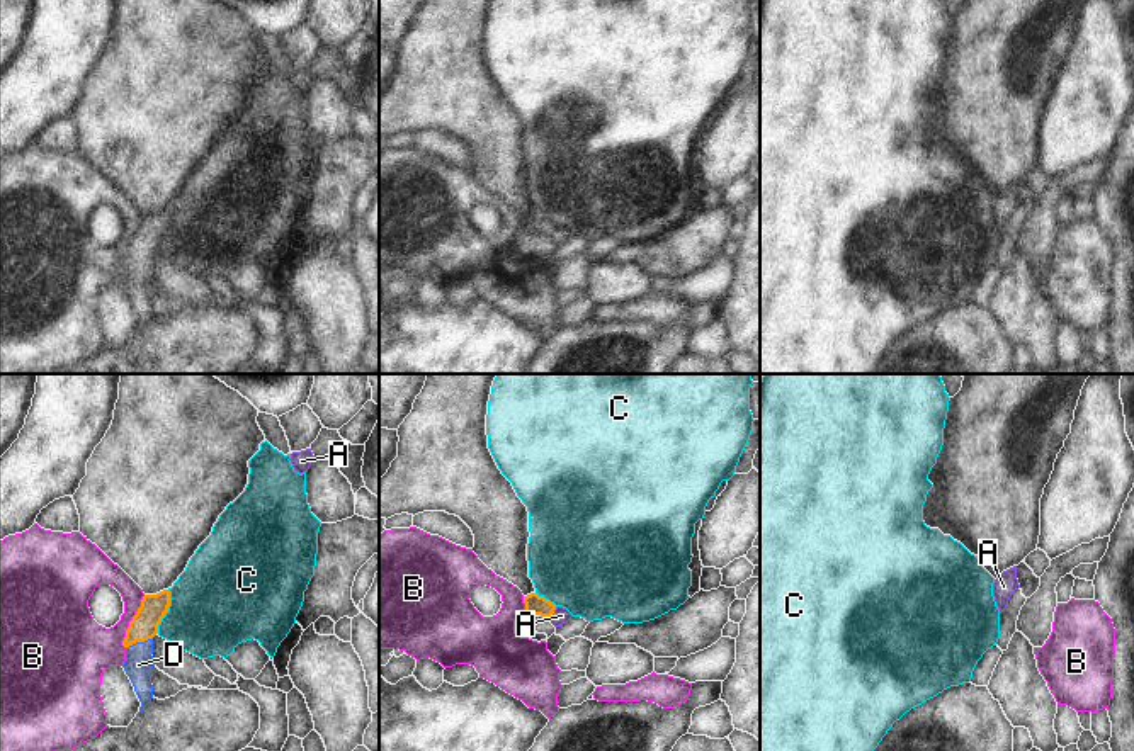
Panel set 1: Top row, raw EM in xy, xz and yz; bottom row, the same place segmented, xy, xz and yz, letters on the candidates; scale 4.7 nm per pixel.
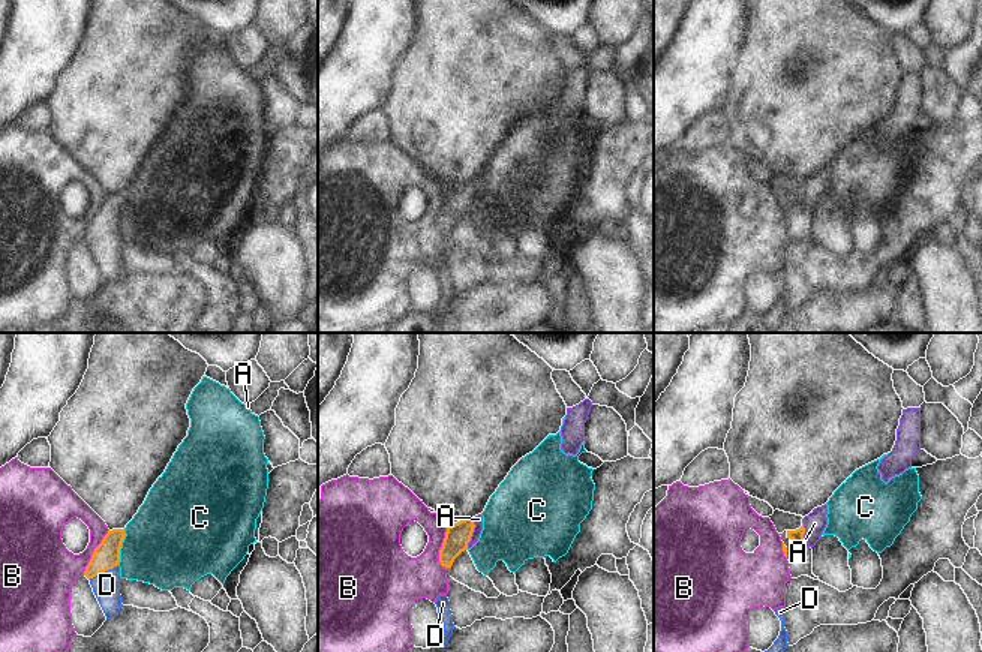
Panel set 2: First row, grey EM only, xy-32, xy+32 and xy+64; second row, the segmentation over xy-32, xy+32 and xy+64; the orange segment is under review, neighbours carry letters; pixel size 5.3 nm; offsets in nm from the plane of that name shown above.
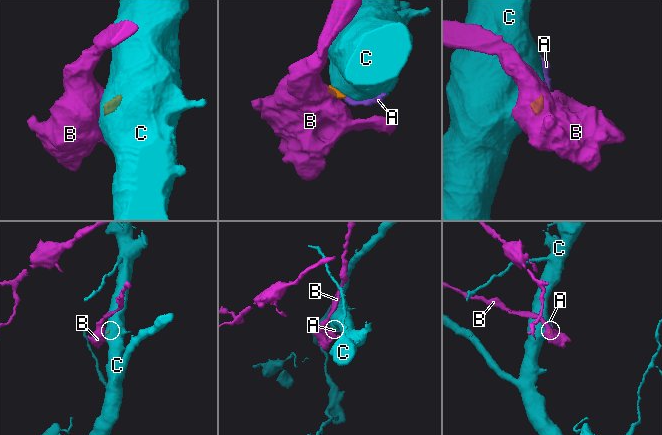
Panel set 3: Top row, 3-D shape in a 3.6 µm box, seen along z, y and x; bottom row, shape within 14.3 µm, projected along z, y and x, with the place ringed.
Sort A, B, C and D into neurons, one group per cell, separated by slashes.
A D / B / C

